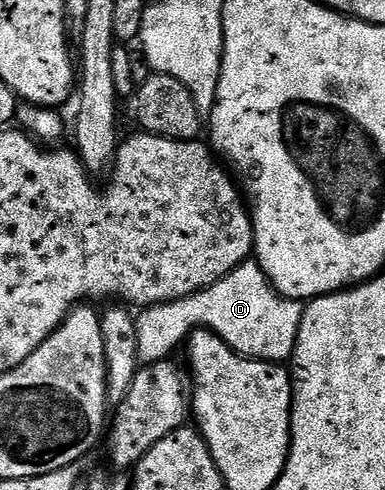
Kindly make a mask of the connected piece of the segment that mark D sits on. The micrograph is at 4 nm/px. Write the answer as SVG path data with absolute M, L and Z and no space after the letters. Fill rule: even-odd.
M251 259L193 297L139 308L134 318L138 360L142 365L171 360L174 352L187 344L191 333L210 329L228 343L233 353L251 361L286 363L294 355L303 308L303 302L279 295L257 260Z

